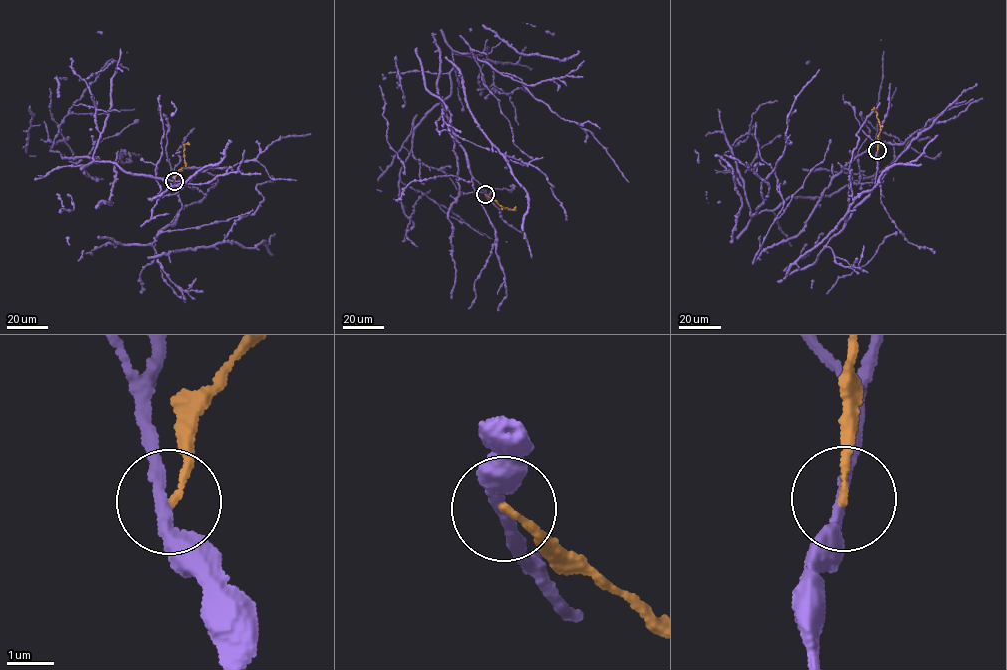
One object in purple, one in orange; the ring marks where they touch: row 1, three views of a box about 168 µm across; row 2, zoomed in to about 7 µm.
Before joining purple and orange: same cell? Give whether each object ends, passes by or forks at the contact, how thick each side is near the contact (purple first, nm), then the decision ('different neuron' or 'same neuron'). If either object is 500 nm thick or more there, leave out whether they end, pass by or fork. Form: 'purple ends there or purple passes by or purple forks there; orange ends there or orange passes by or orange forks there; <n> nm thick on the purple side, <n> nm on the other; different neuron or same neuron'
purple passes by; orange ends there; 240 nm thick on the purple side, 140 nm on the other; different neuron

